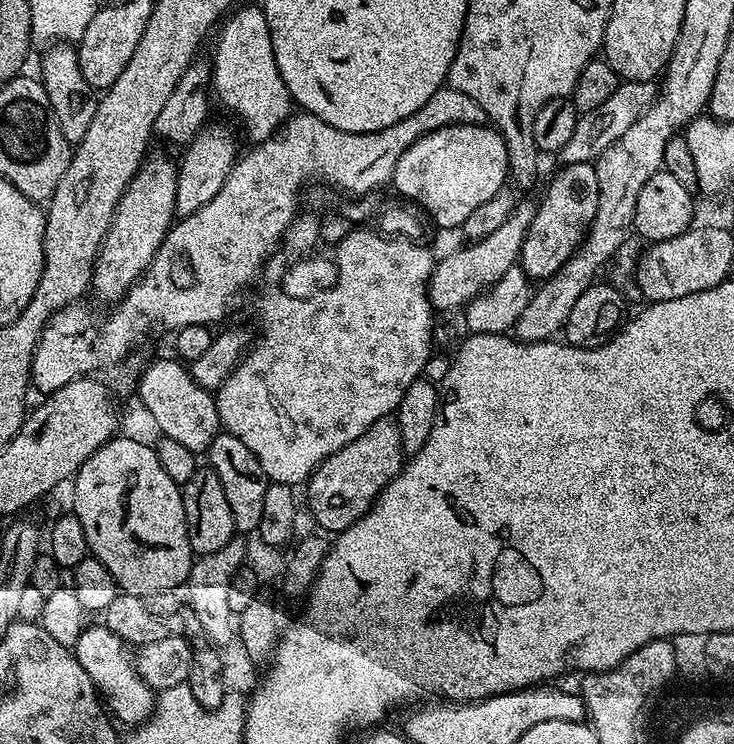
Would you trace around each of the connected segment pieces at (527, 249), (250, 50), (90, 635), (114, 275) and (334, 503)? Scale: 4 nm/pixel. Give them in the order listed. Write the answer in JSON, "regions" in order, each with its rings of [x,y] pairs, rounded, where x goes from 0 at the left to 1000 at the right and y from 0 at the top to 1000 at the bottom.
{"regions":[[[[770,220],[762,227],[764,231],[747,247],[741,265],[734,265],[728,288],[728,298],[719,305],[714,316],[714,329],[708,337],[706,351],[715,368],[726,378],[740,379],[756,370],[771,353],[785,335],[796,325],[801,308],[809,298],[809,288],[815,288],[815,234],[807,220]]],[[[358,9],[324,11],[315,17],[316,28],[307,35],[294,59],[294,71],[286,75],[287,122],[293,133],[296,129],[327,160],[334,180],[343,191],[353,191],[383,176],[387,163],[399,155],[401,136],[390,121],[390,110],[384,110],[384,99],[373,78],[373,62]]],[[[140,839],[119,840],[104,863],[101,880],[161,970],[184,976],[195,973],[206,962],[213,950],[214,931],[187,906],[176,870],[154,848]]],[[[198,214],[185,230],[185,238],[174,247],[153,289],[153,300],[136,328],[131,356],[125,363],[124,391],[136,403],[162,406],[174,397],[180,383],[202,364],[213,348],[213,337],[221,331],[229,310],[234,308],[240,289],[240,227],[229,215]]],[[[525,562],[510,567],[482,594],[466,599],[455,610],[446,613],[420,641],[418,687],[429,708],[443,716],[462,718],[470,715],[488,696],[493,696],[510,681],[518,660],[542,638],[553,622],[553,609],[548,599],[548,583],[538,563]]]]}

